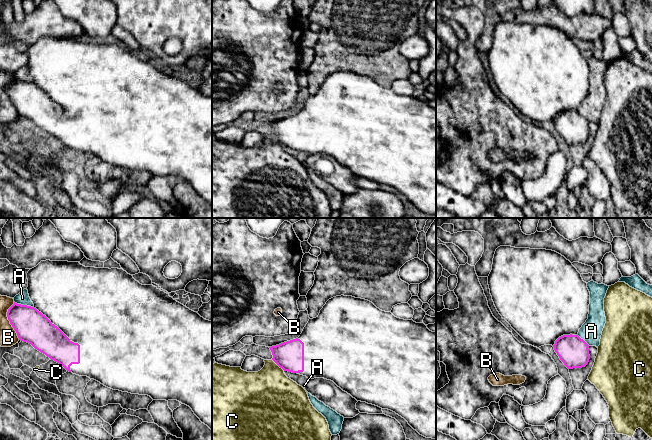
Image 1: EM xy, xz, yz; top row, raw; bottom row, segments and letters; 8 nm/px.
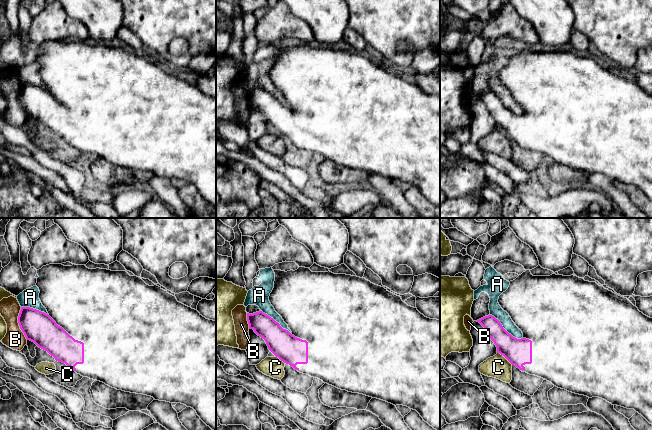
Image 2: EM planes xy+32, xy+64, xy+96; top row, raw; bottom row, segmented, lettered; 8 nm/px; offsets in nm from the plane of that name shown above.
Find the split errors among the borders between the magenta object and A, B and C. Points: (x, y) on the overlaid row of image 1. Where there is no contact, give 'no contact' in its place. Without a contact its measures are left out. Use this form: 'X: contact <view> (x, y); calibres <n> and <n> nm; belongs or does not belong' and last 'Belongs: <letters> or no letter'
A: contact xy (24, 305); calibres 260 and 100 nm; does not belong
B: contact xy (9, 320); calibres 260 and 140 nm; does not belong
C: contact xz (278, 365); calibres 240 and 400 nm; does not belong
Belongs: no letter

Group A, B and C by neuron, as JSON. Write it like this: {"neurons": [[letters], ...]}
{"neurons": [["A"], ["B"], ["C"]]}

